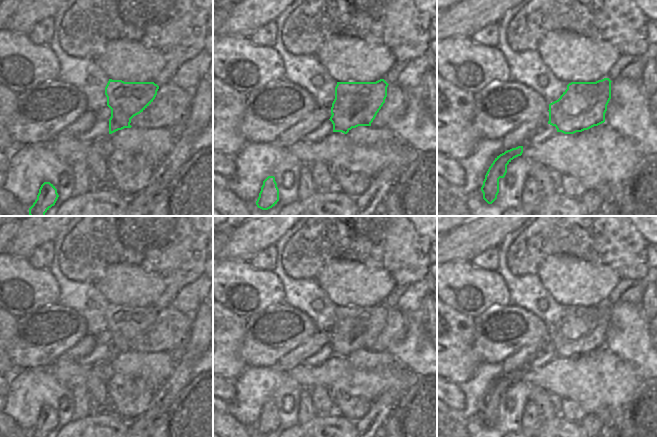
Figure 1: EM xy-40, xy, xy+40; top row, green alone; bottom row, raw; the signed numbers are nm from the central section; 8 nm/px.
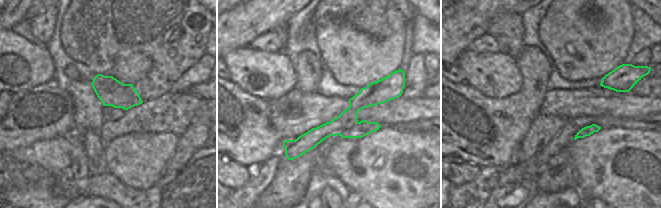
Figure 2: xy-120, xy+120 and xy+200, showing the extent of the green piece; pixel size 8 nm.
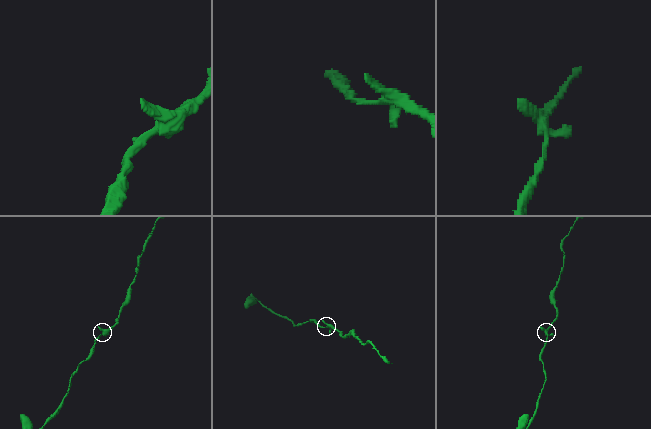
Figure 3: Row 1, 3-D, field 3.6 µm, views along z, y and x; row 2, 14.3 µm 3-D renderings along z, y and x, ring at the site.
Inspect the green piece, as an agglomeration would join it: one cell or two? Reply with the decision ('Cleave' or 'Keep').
Cleave

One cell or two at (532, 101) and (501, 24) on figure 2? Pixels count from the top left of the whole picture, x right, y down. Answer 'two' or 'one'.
two

